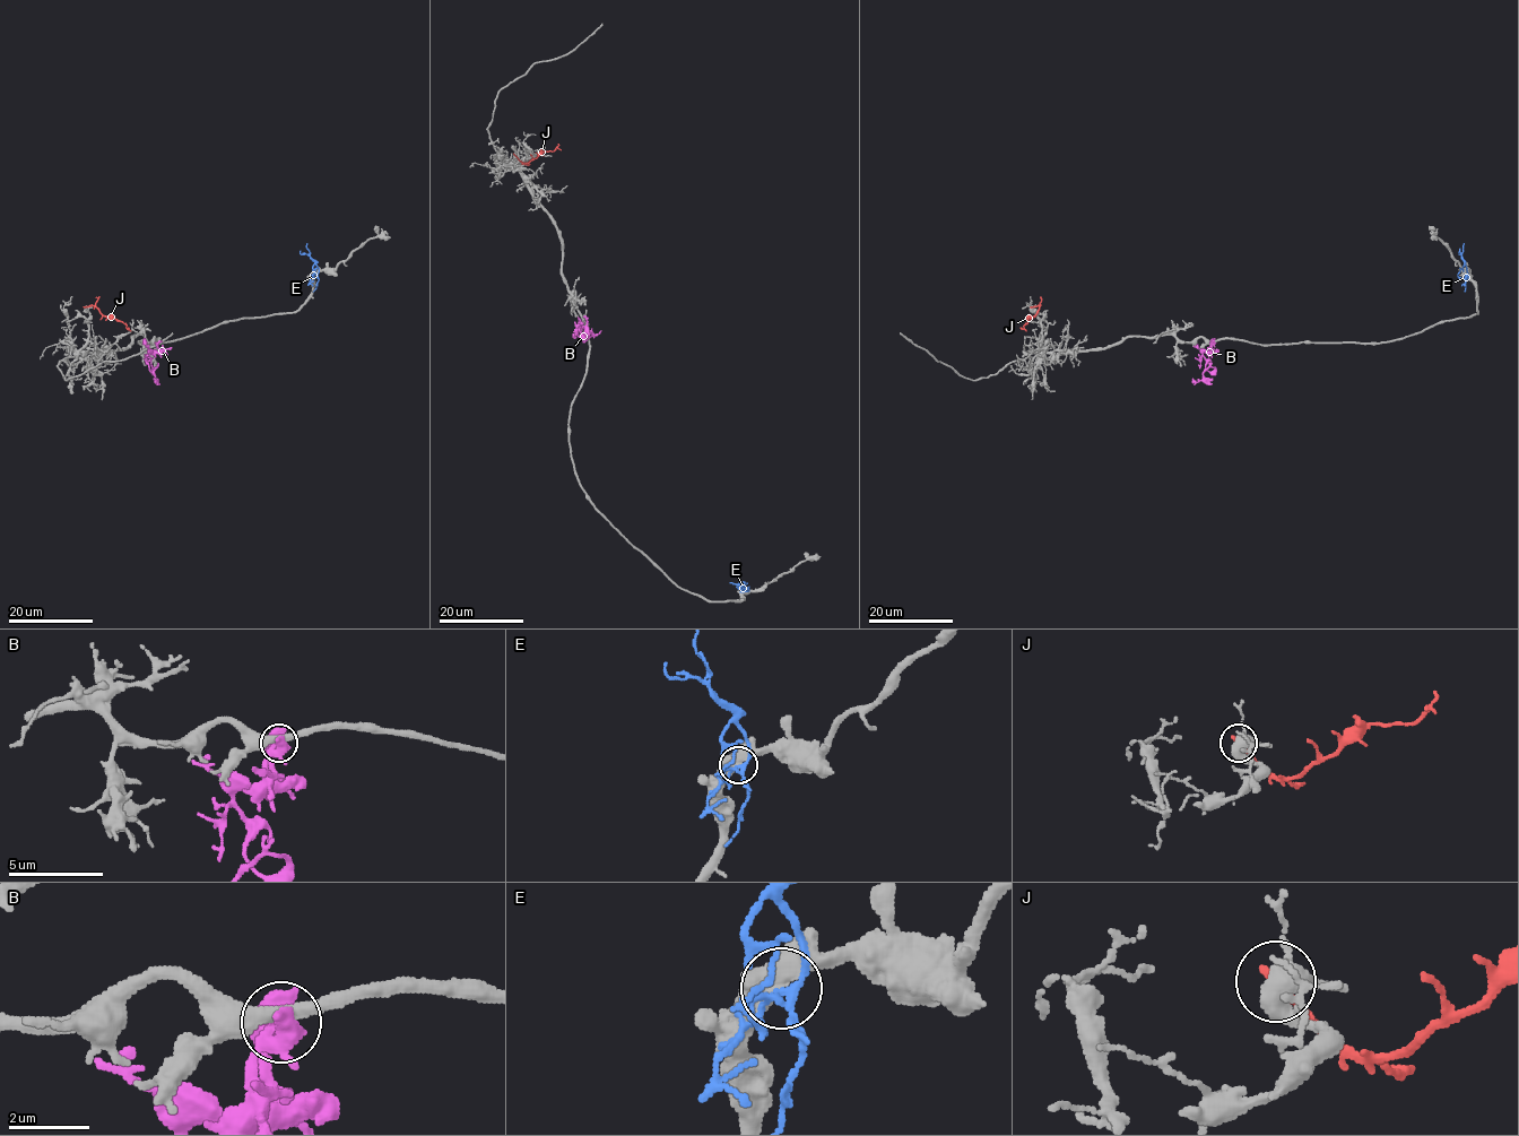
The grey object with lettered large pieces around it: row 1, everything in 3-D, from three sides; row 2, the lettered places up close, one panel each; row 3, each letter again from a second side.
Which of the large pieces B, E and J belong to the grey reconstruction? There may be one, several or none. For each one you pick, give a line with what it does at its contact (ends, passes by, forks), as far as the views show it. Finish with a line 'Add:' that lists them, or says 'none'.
Add: none

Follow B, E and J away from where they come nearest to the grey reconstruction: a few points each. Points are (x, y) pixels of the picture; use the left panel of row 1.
B: (156, 341), (159, 350), (147, 354), (146, 361), (150, 371), (156, 367), (154, 373), (155, 380)
E: (315, 274), (318, 267), (307, 243)
J: (85, 306), (93, 305), (128, 328)

